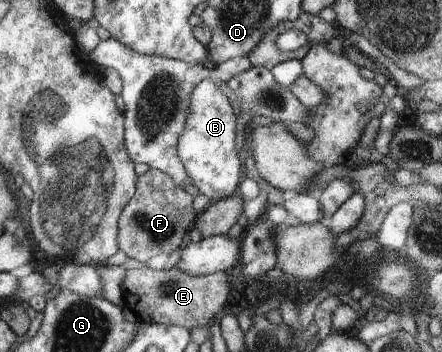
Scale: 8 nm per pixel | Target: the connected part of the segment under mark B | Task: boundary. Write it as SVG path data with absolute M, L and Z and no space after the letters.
M206 79L194 89L190 99L190 113L177 145L178 157L190 175L192 184L211 201L232 197L245 177L236 145L236 120L232 105L218 87L217 81Z

